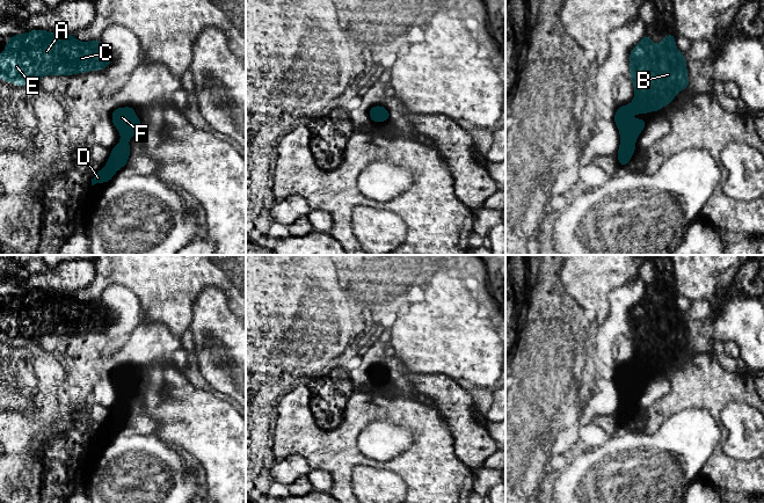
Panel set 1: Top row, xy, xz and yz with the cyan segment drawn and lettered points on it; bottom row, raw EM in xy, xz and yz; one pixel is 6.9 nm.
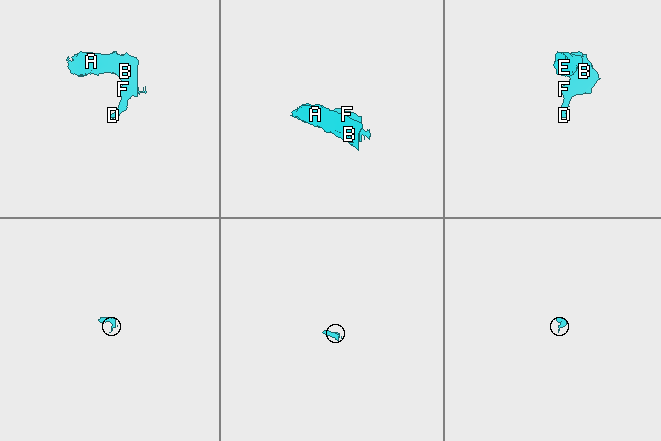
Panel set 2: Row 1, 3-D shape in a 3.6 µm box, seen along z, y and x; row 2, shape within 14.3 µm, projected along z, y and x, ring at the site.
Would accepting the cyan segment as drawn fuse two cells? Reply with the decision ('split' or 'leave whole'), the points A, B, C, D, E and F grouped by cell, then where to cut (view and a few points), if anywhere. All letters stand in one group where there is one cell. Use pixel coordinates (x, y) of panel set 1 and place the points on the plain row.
leave whole; A B C D E F; no cut

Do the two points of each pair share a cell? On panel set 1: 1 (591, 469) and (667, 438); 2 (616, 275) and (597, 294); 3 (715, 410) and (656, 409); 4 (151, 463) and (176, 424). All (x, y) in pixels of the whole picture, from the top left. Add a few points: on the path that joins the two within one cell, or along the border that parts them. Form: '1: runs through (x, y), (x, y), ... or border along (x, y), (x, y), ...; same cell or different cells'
1: runs through (610, 469), (635, 469), (648, 457); same cell
2: runs through (611, 279), (601, 290); same cell
3: runs through (700, 400), (676, 400), (671, 403); same cell
4: border along (154, 435), (172, 446); different cells

